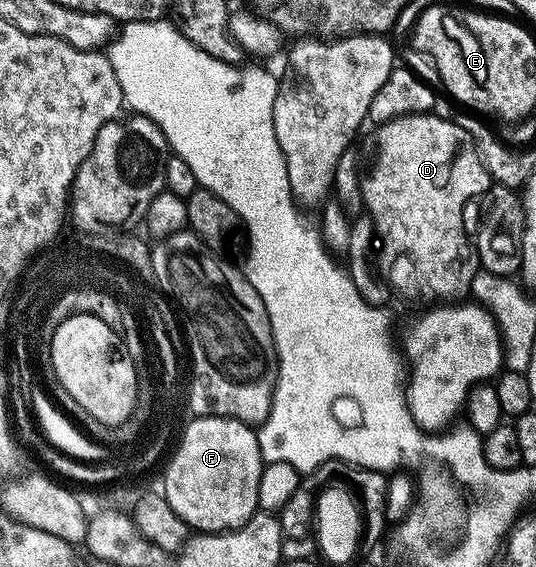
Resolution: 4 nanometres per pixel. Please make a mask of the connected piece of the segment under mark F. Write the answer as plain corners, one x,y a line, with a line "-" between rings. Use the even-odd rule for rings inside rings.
199,416
187,424
178,450
180,455
174,460
173,467
163,472
163,495
171,510
175,510
175,514
179,514
179,518
190,529
201,534
231,532
235,528
243,527
253,517
254,512
258,511
257,499
263,491
263,461
256,431
250,425
238,420
228,420
226,416

